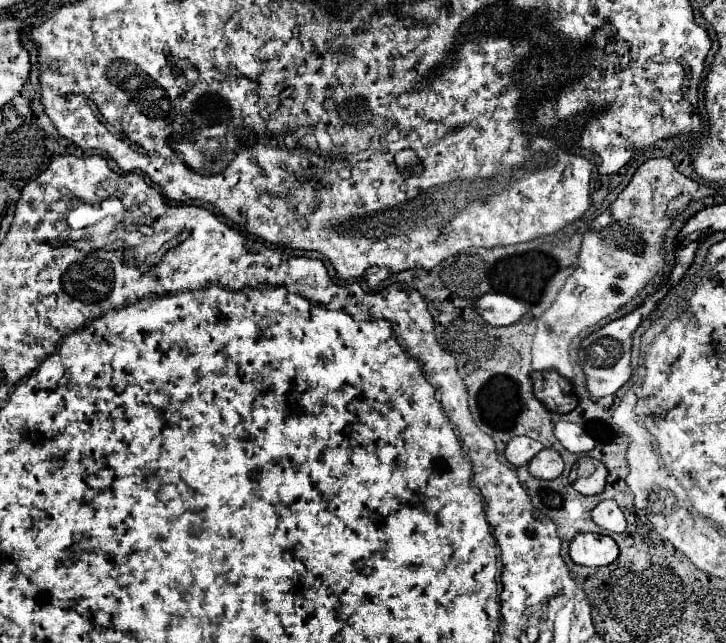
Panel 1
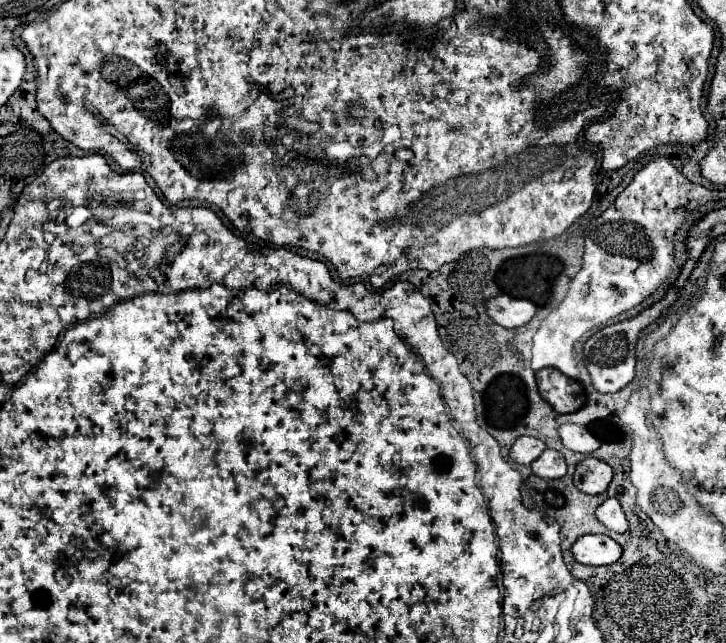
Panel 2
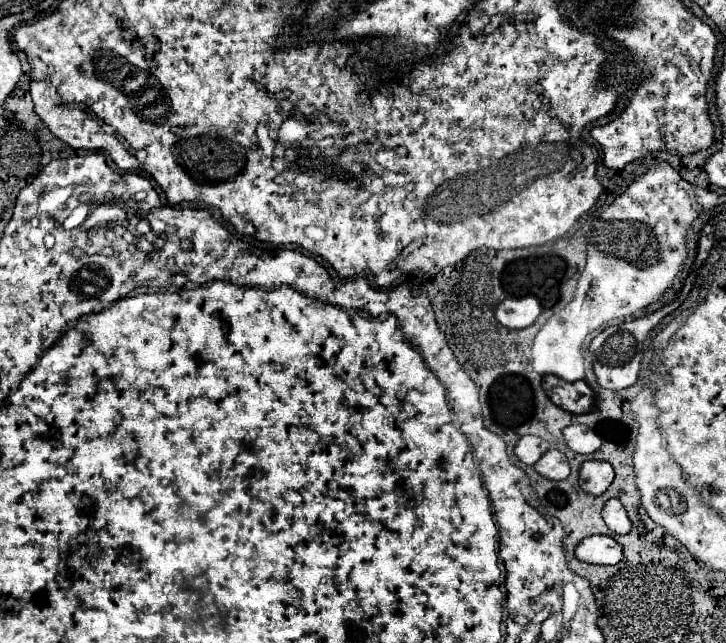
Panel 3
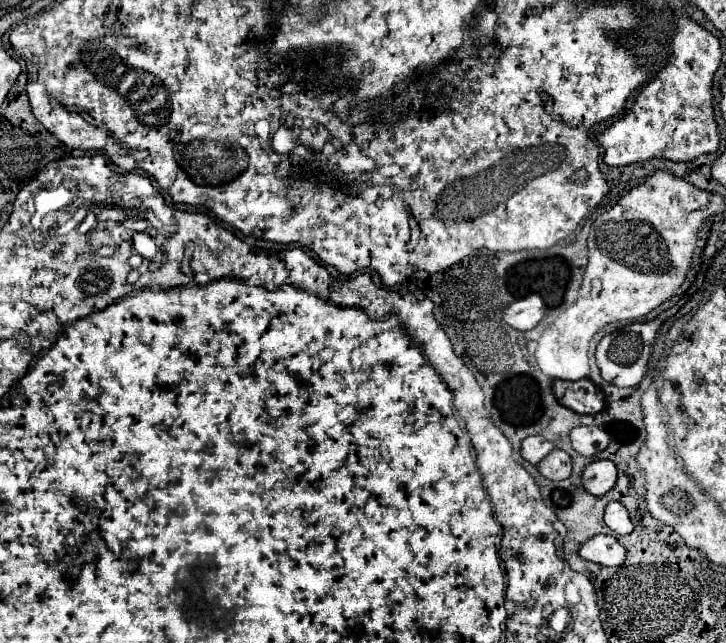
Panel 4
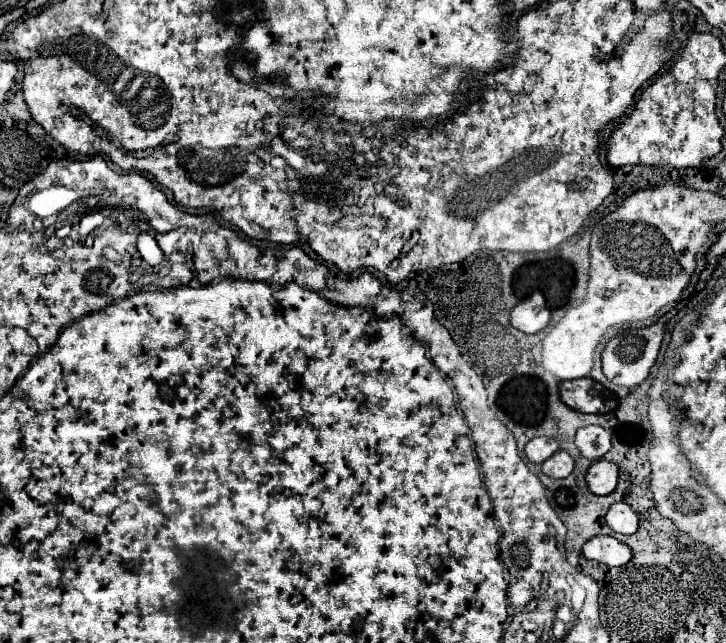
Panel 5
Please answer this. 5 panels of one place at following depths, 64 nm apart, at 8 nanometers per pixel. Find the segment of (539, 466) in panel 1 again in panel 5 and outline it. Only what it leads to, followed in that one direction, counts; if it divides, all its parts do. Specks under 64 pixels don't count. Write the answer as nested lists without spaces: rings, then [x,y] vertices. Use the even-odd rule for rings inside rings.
[[[558,450],[554,456],[550,456],[544,464],[542,464],[542,472],[550,478],[566,478],[570,472],[574,470],[574,460],[568,452]]]

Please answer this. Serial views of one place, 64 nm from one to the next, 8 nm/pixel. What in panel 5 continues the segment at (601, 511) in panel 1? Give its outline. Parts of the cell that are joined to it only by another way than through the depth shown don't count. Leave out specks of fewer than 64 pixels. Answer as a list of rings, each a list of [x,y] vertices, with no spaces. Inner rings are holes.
[[[626,502],[612,504],[606,514],[606,522],[618,534],[634,534],[638,530],[638,516]]]

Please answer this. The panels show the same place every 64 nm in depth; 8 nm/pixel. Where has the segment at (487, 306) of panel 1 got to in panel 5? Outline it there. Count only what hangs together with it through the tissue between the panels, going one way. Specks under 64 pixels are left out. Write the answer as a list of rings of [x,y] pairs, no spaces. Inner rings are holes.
[[[540,292],[532,294],[528,300],[520,302],[510,312],[510,324],[524,334],[538,334],[548,326],[548,322],[550,322],[550,310],[546,308],[544,296]]]

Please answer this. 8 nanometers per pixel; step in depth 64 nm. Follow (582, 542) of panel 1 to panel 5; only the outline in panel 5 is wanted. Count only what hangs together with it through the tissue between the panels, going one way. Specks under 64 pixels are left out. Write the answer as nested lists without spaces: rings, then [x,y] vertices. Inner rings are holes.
[[[594,536],[582,548],[584,556],[608,566],[624,566],[632,560],[632,550],[628,544],[614,536]]]

